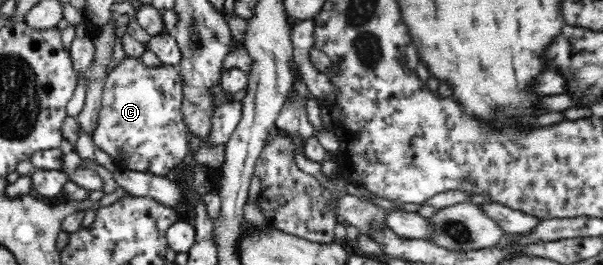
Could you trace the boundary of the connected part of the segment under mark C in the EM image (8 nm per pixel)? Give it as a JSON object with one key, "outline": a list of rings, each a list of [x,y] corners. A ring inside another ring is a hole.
{"outline":[[[126,56],[105,80],[93,145],[130,171],[170,176],[175,167],[190,157],[189,134],[181,107],[183,78],[176,66],[146,67],[141,58]]]}

